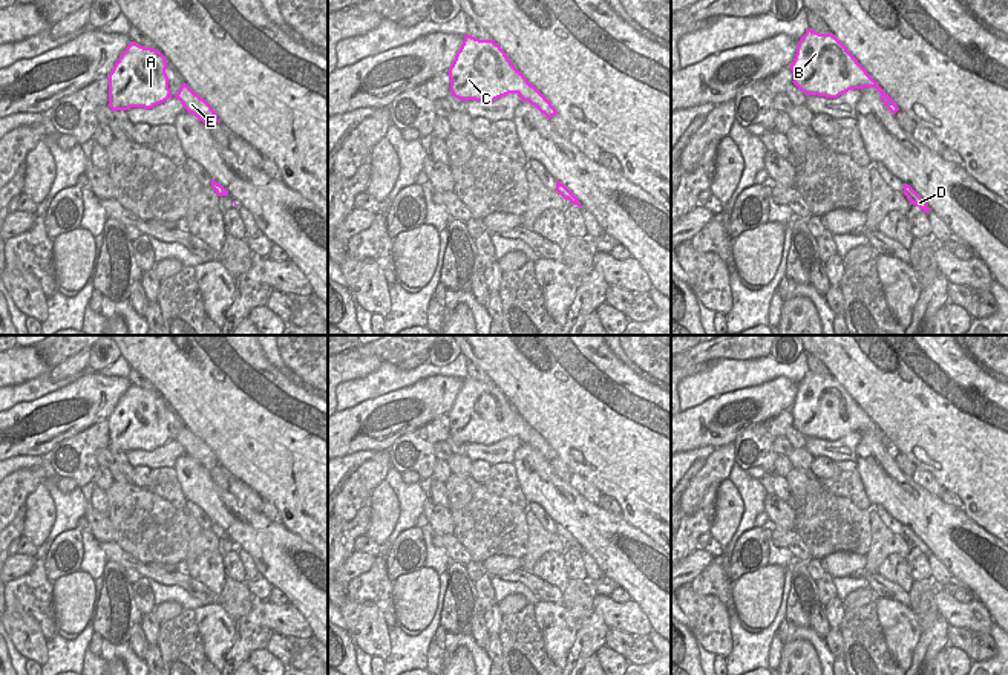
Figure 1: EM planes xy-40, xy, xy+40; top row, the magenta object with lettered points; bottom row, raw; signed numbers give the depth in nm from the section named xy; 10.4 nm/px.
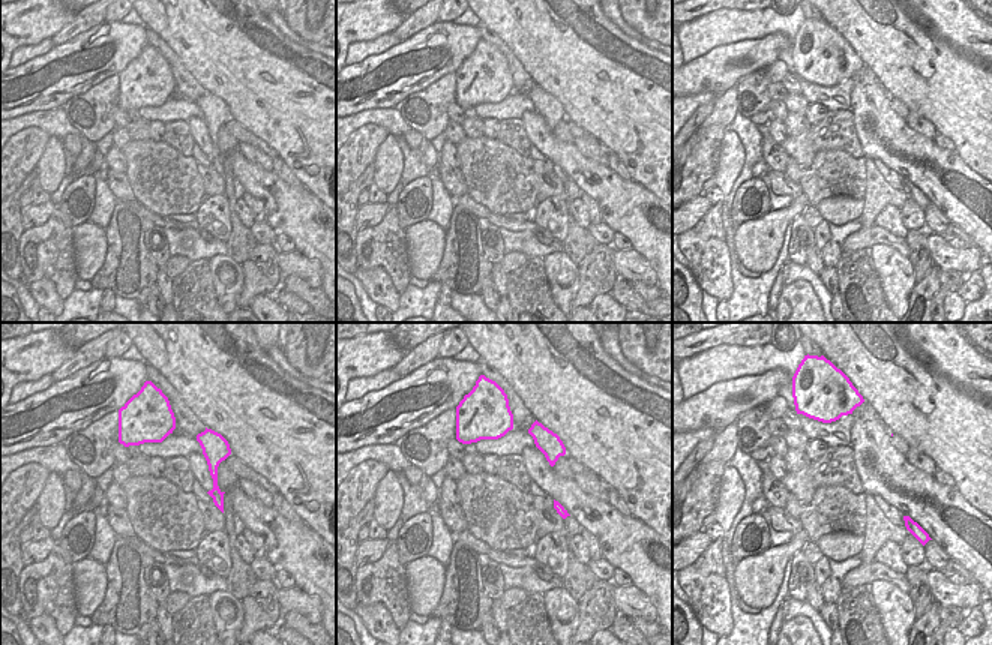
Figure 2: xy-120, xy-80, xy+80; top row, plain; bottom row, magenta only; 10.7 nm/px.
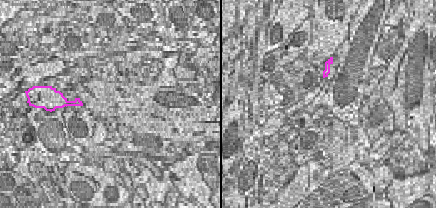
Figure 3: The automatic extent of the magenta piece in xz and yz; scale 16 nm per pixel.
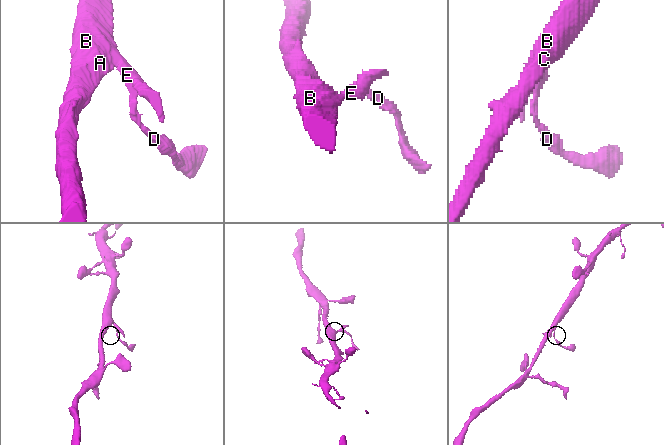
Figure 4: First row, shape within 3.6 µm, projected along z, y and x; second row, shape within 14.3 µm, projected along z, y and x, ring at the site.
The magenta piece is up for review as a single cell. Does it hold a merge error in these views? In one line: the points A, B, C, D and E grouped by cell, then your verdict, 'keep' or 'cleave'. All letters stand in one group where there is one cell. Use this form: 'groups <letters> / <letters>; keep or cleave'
groups A B C D E; keep

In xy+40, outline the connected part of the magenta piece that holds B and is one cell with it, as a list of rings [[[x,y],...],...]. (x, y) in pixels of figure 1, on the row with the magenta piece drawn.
[[[809,28],[800,38],[789,67],[794,75],[792,83],[806,95],[838,98],[852,89],[875,87],[893,115],[899,110],[832,32],[820,34]]]

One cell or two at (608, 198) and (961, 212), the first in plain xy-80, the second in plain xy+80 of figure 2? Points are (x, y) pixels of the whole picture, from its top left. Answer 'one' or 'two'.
one

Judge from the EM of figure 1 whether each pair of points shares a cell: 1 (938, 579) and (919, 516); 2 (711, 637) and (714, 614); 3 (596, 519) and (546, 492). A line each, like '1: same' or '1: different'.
1: different
2: same
3: same

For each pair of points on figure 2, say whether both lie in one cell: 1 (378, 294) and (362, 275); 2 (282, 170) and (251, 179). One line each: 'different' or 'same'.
1: same
2: different

